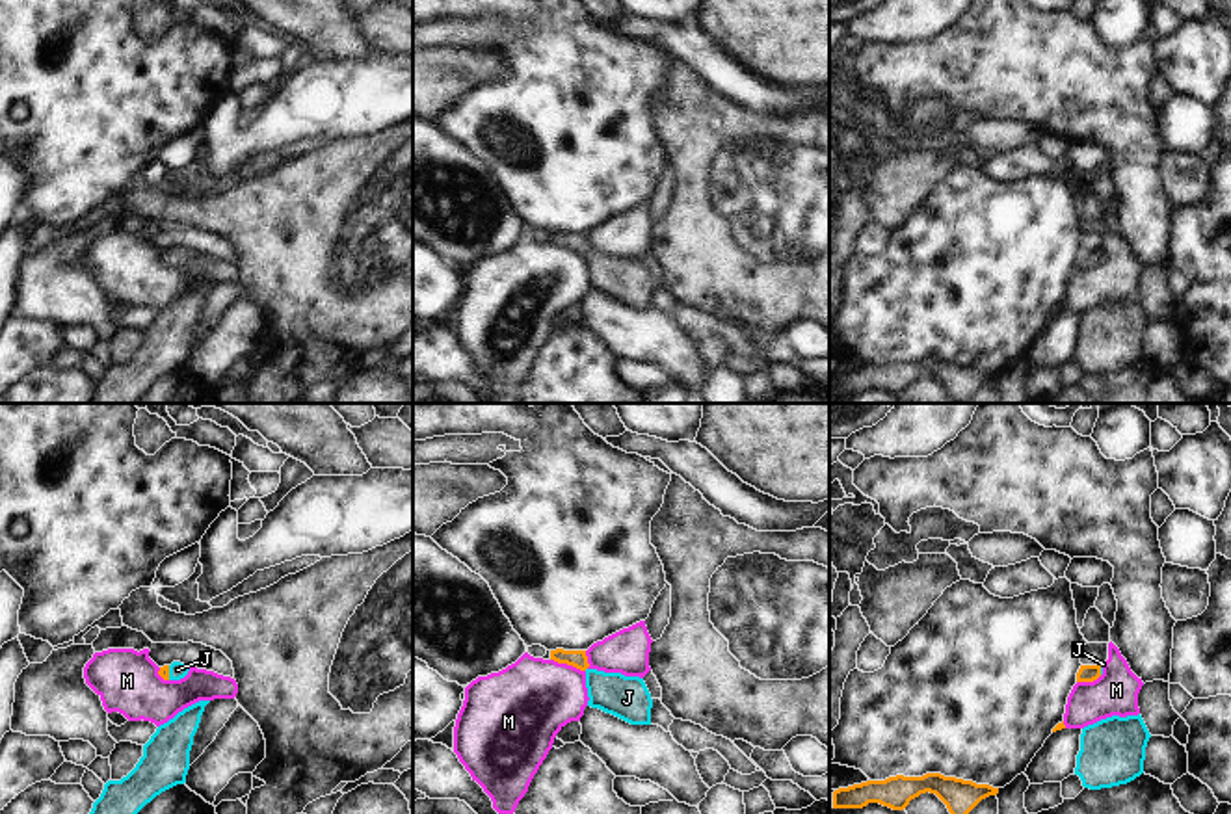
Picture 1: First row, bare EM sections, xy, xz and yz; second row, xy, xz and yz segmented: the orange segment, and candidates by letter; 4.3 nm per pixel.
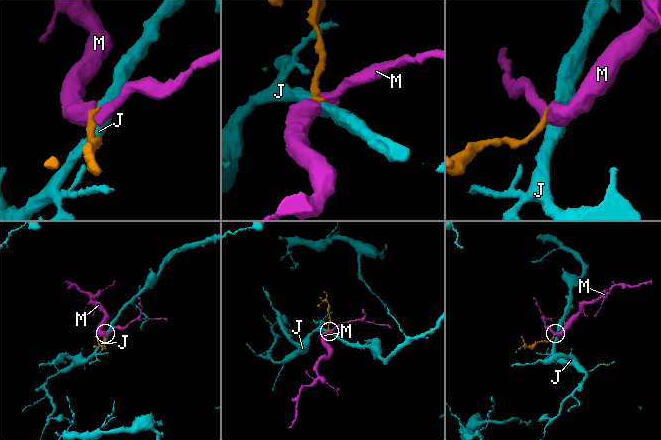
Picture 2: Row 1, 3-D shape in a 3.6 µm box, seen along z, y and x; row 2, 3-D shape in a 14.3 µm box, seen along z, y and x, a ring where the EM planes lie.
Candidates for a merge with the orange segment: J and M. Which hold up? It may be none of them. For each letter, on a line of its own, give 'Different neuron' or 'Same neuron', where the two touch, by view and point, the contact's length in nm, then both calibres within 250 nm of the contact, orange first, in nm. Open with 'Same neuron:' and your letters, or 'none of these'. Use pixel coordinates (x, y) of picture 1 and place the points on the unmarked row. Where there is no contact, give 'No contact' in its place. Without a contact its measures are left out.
Same neuron: J
J: Same neuron. Touches orange at xy (168, 257). Shared border 60 nm. Thickness 50 nm (orange) against 70 nm
M: Different neuron. Touches orange at xz (571, 248). Shared border 180 nm. Thickness 80 nm (orange) against 360 nm.

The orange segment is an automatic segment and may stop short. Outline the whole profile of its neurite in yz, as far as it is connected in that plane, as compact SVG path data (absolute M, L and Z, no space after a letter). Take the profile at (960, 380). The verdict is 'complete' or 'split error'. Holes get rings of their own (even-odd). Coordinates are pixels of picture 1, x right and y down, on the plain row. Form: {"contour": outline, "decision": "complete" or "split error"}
{"contour": "M926 357L922 361L889 361L885 364L867 364L833 375L833 392L863 392L868 387L880 387L893 394L904 394L911 383L920 377L935 377L948 392L948 396L961 403L982 383L997 379L999 372L989 368L976 368L941 357Z", "decision": "complete"}

